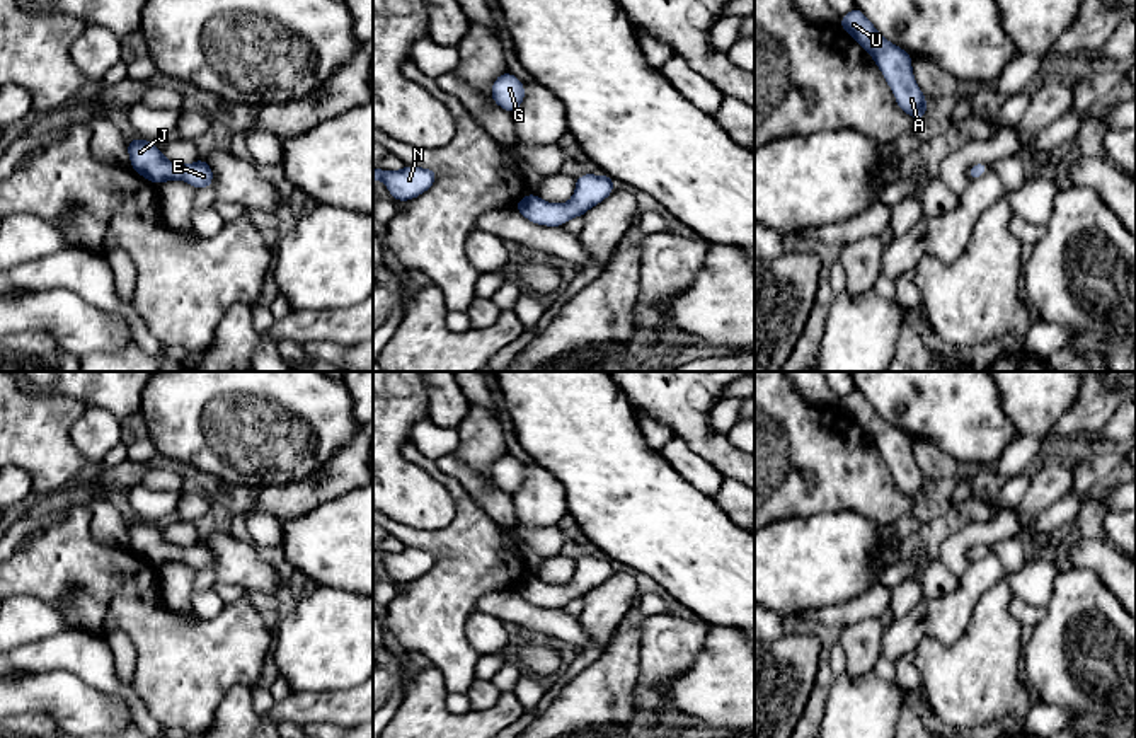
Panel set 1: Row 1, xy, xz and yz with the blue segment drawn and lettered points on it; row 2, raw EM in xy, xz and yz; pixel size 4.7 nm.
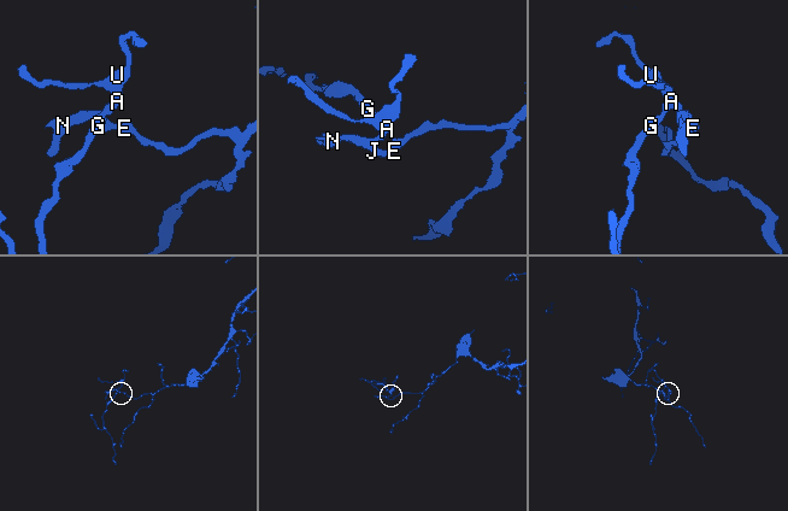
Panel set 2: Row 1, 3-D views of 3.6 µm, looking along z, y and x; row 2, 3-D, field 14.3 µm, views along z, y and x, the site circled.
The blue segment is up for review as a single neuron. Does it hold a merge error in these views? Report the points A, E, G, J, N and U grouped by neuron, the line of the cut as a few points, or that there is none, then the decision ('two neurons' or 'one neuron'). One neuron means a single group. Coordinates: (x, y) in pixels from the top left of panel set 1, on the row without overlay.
A E G J N U | no cut | one neuron

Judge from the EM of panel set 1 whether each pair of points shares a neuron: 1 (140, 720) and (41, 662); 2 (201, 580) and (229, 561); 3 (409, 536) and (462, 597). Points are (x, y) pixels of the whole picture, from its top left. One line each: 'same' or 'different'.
1: same
2: same
3: same

